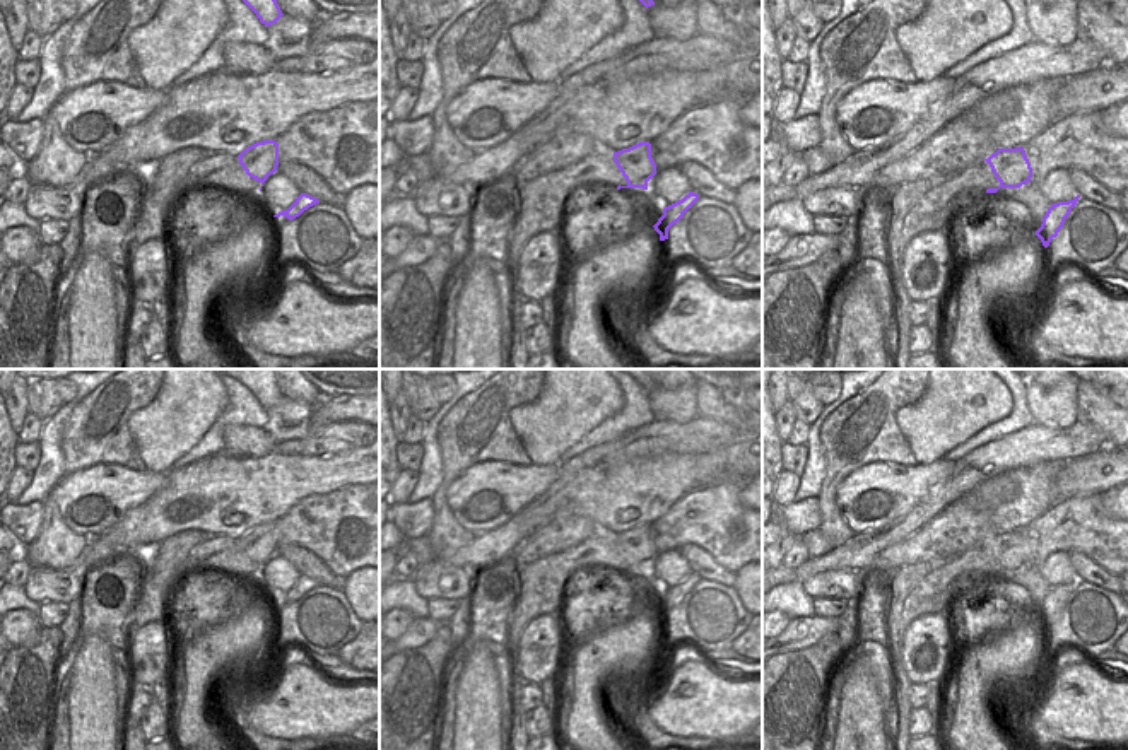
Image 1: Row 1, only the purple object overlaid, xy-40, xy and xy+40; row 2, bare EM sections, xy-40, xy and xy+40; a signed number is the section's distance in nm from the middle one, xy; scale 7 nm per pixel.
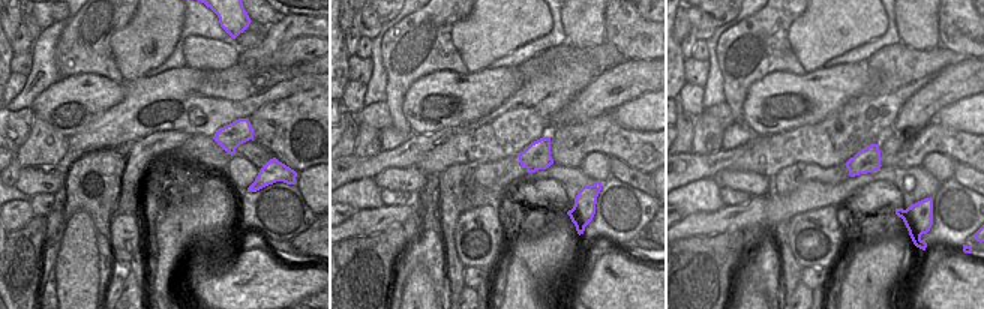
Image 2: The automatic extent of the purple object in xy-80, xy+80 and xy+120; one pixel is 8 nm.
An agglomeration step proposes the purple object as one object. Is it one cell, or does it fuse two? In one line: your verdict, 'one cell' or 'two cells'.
two cells

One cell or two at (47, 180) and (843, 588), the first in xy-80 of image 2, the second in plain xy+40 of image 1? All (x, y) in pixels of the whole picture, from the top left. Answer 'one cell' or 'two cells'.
one cell

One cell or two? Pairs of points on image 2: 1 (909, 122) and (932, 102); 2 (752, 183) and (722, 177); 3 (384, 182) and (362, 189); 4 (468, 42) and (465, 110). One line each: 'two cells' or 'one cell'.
1: one cell
2: one cell
3: two cells
4: two cells

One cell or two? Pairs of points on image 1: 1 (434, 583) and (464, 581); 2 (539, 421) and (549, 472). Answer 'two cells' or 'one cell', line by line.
1: one cell
2: two cells

